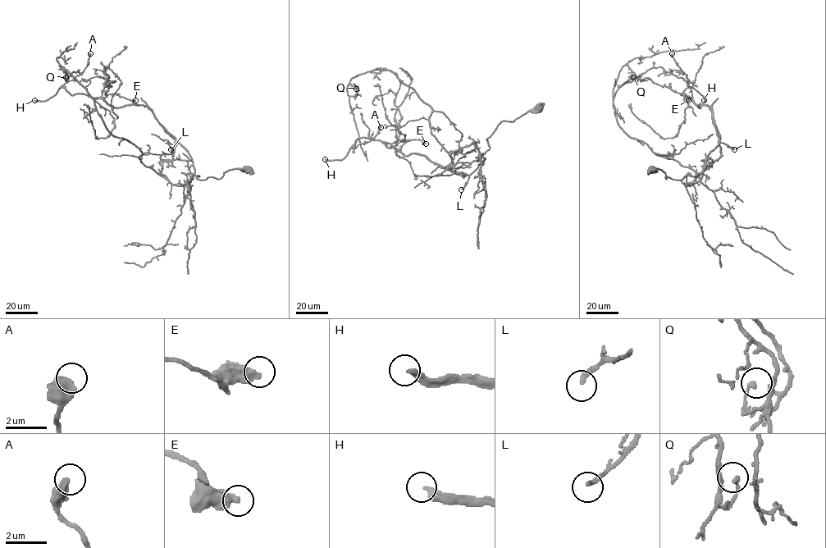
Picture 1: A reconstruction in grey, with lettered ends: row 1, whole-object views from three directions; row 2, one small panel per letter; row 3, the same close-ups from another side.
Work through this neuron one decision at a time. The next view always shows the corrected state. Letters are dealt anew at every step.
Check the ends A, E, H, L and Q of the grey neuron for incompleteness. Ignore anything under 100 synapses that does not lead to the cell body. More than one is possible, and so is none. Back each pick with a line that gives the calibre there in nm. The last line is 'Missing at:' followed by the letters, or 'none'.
H: calibre 300 nm
Missing at: H

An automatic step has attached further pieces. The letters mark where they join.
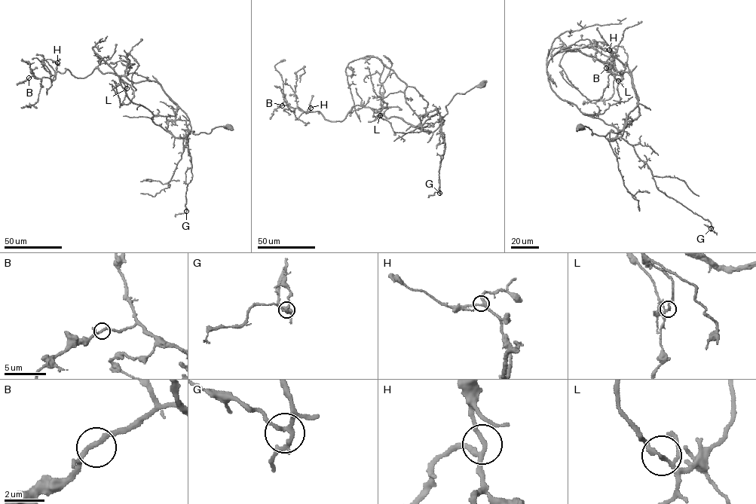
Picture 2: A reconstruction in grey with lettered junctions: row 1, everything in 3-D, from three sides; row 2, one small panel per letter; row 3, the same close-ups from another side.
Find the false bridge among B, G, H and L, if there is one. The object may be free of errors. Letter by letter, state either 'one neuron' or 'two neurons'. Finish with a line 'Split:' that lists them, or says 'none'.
B: one neuron
G: one neuron
H: one neuron
L: one neuron
Split: none

